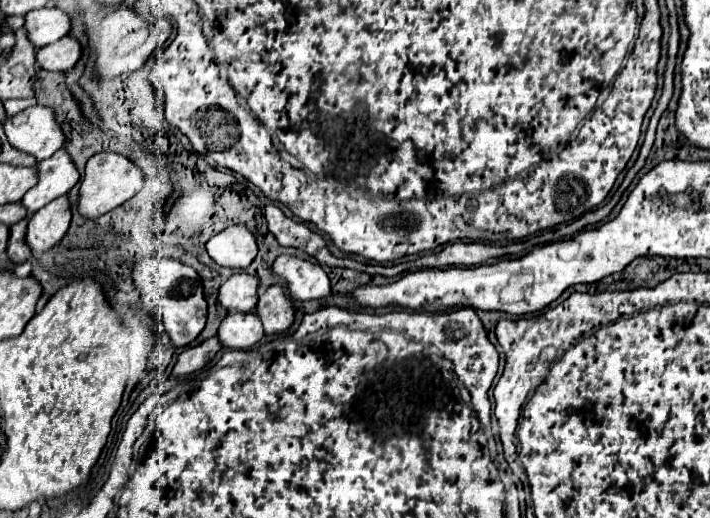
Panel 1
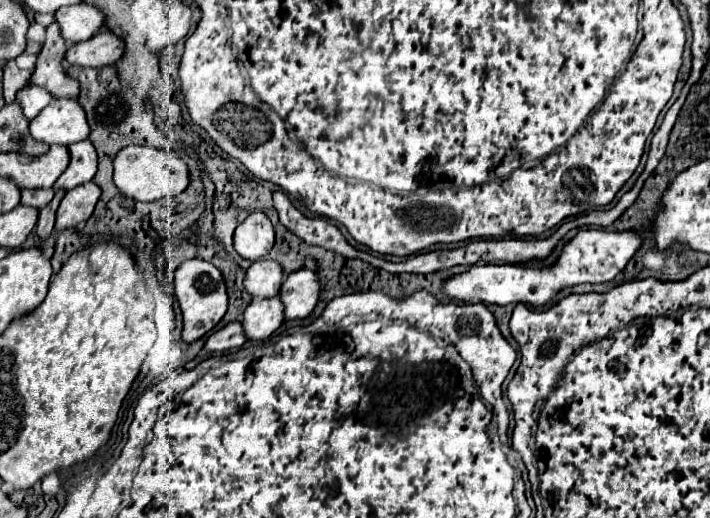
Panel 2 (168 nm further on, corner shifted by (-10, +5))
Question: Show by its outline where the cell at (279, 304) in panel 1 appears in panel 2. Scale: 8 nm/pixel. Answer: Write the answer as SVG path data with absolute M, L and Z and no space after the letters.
M301 268L283 282L279 298L285 304L285 318L307 318L319 302L319 276L309 268Z

